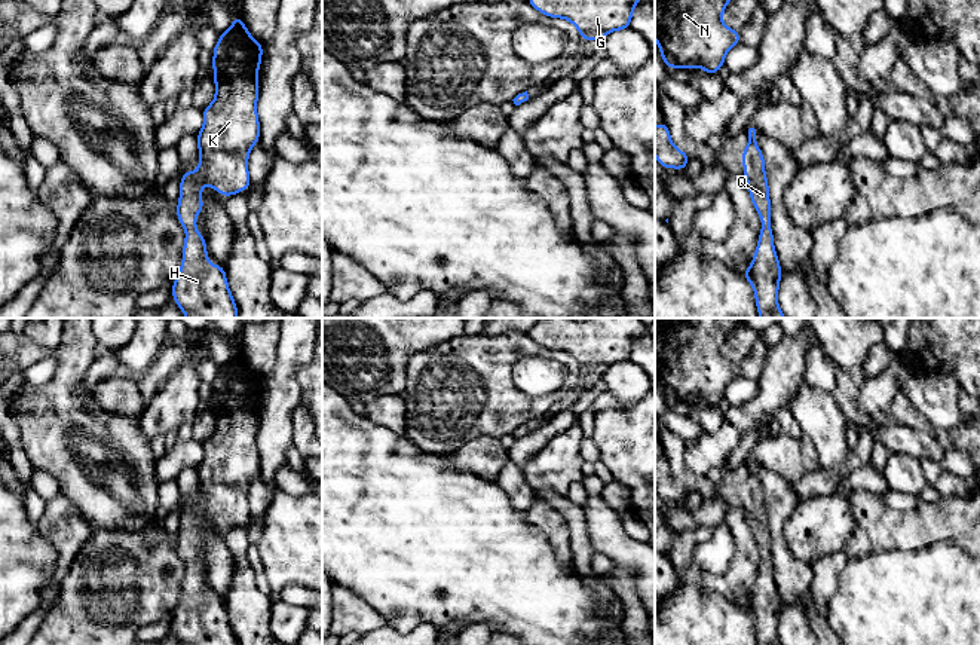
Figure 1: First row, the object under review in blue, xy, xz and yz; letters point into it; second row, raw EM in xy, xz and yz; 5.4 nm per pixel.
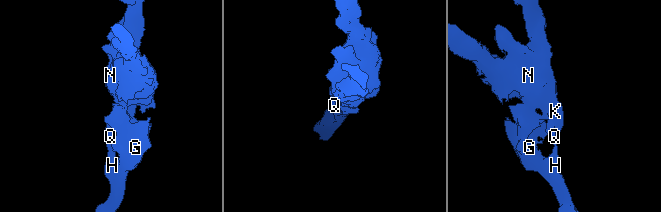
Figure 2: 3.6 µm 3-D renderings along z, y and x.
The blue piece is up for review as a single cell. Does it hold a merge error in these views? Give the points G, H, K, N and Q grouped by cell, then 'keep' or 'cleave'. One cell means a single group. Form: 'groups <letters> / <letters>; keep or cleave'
groups G H K N Q; keep

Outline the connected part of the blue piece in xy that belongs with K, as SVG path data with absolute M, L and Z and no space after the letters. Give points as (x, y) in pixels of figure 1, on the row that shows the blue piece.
M235 16L232 27L220 34L212 55L215 98L202 110L203 126L196 135L199 168L196 172L186 169L177 205L186 241L172 299L186 318L238 318L226 270L208 262L196 215L203 210L200 193L206 183L226 198L249 189L248 156L260 141L257 74L263 45L248 33L242 16Z

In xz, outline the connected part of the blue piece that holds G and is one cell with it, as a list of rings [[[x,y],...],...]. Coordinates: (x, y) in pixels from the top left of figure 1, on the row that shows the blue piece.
[[[527,0],[532,7],[549,18],[570,21],[581,33],[581,42],[594,37],[601,45],[606,34],[631,27],[634,6],[640,0]]]

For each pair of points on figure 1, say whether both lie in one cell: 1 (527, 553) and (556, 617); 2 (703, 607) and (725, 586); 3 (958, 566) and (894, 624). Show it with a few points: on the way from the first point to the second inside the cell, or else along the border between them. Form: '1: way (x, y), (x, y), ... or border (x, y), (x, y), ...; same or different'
1: way (527, 569), (527, 587), (541, 601); same
2: border (683, 583), (704, 586), (741, 605); different
3: way (942, 583), (910, 614); same

